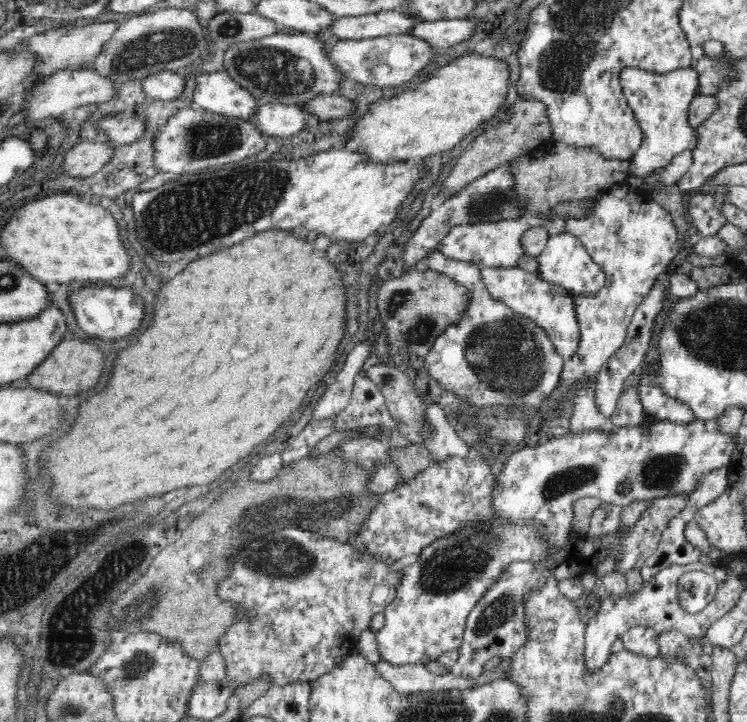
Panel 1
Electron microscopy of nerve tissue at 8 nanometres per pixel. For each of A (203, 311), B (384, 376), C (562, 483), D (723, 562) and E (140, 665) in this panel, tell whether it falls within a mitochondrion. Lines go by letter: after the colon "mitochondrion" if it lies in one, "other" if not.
A: other
B: mitochondrion
C: mitochondrion
D: other
E: mitochondrion

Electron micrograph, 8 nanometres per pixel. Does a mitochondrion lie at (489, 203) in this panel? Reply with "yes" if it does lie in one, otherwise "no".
yes

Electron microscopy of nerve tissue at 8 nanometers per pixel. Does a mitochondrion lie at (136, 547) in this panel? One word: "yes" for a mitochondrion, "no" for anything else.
no

